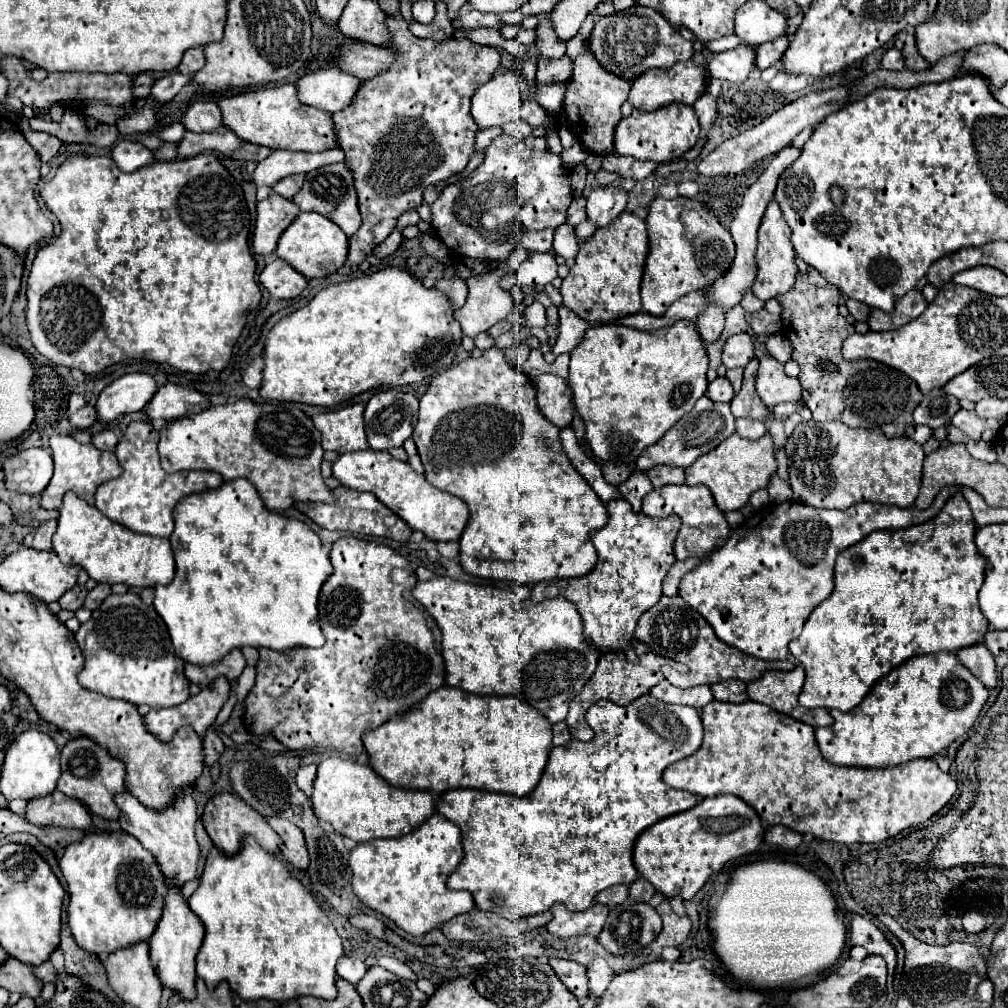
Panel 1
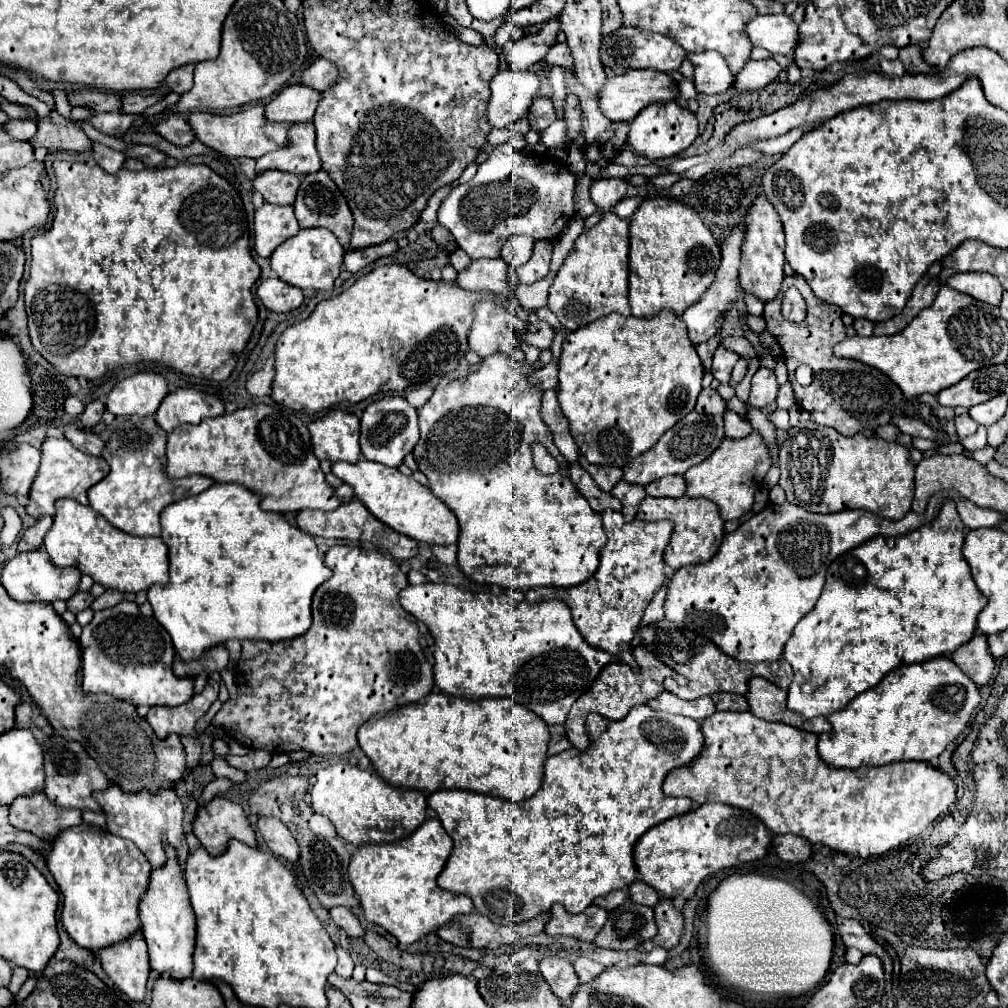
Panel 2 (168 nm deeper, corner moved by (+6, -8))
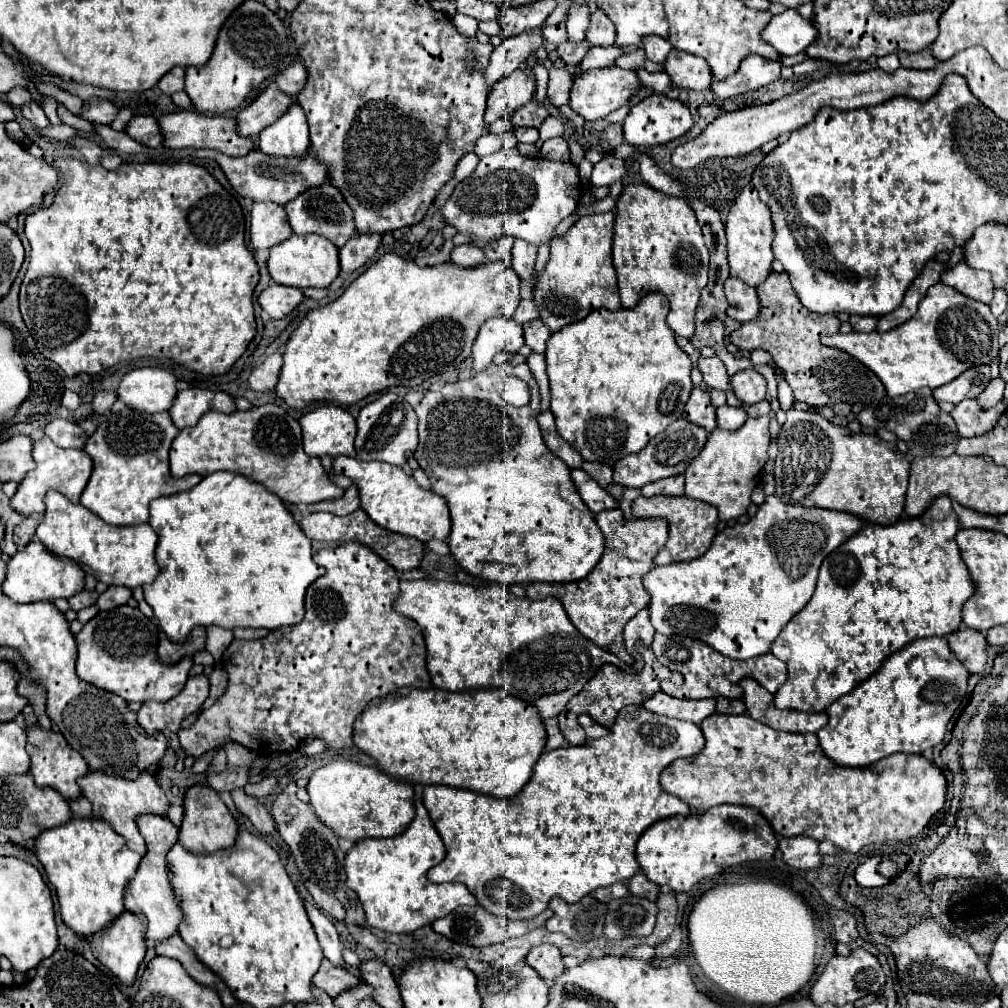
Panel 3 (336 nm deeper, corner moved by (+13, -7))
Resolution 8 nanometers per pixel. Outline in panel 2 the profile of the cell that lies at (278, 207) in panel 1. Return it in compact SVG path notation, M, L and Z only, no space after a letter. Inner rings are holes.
M265 202L255 210L255 252L259 256L269 258L279 244L297 232L299 224L291 206L273 206Z

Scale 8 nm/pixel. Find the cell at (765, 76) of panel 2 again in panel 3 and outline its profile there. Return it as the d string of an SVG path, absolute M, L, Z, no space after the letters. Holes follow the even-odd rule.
M748 55L740 63L740 69L734 75L730 75L724 81L712 81L710 89L716 95L716 99L724 101L740 93L748 93L748 91L766 87L768 83L780 77L780 69L782 69L780 61L770 61L758 55Z

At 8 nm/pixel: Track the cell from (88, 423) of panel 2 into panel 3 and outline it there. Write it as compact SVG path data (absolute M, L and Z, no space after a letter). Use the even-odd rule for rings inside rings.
M98 391L92 401L94 413L106 413L116 403L116 399L118 399L116 391Z

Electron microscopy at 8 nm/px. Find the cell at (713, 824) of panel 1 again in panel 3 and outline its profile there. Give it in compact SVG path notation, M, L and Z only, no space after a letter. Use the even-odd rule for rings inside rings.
M718 805L700 815L668 817L648 827L636 845L636 859L648 879L670 885L674 891L690 891L700 879L746 861L770 859L778 849L778 837L770 823L752 807Z

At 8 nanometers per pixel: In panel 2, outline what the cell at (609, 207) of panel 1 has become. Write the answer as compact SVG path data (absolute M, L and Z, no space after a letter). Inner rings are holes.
M609 178L609 180L597 180L591 184L591 200L597 206L597 210L611 212L615 204L619 204L627 194L627 182L623 178Z

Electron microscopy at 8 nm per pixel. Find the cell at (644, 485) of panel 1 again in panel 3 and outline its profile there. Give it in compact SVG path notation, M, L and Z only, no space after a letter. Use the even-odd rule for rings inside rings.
M612 483L612 485L606 487L606 491L620 503L620 509L624 511L624 517L630 519L630 517L632 517L630 505L632 505L632 501L634 501L636 497L640 497L640 489L628 489L628 487L622 487L622 485Z

